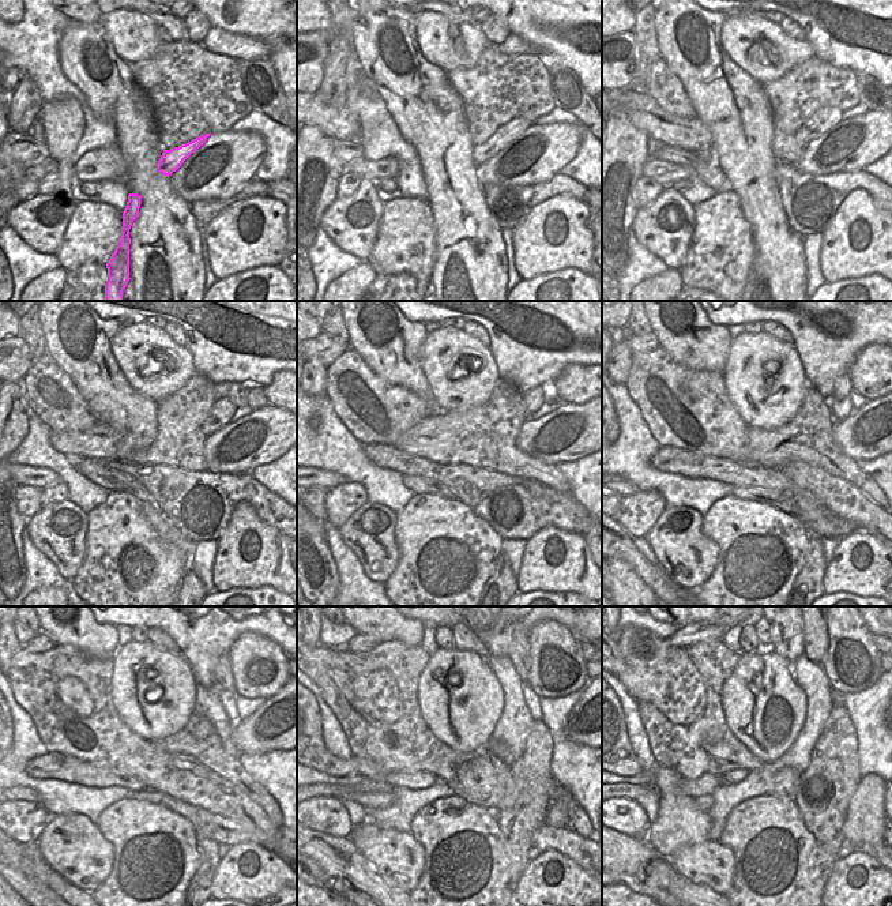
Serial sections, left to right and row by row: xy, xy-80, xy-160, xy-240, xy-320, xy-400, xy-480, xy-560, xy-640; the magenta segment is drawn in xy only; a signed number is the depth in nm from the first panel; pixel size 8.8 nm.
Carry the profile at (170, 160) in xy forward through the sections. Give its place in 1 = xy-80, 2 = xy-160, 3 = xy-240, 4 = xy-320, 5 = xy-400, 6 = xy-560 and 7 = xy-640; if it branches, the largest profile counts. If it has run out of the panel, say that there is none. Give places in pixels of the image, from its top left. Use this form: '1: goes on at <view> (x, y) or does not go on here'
1: goes on at xy-80 (482, 153)
2: goes on at xy-160 (824, 119)
3: goes on at xy-240 (222, 410)
4: goes on at xy-320 (534, 399)
5: goes on at xy-400 (843, 387)
6: goes on at xy-560 (519, 643)
7: goes on at xy-640 (816, 641)

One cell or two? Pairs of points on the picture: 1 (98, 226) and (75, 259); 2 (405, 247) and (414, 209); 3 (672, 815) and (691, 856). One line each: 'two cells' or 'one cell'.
1: one cell
2: one cell
3: two cells

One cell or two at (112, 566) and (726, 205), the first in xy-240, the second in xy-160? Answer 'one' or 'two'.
one

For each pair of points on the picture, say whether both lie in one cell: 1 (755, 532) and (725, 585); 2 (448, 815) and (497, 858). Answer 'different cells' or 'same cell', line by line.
1: same cell
2: same cell

